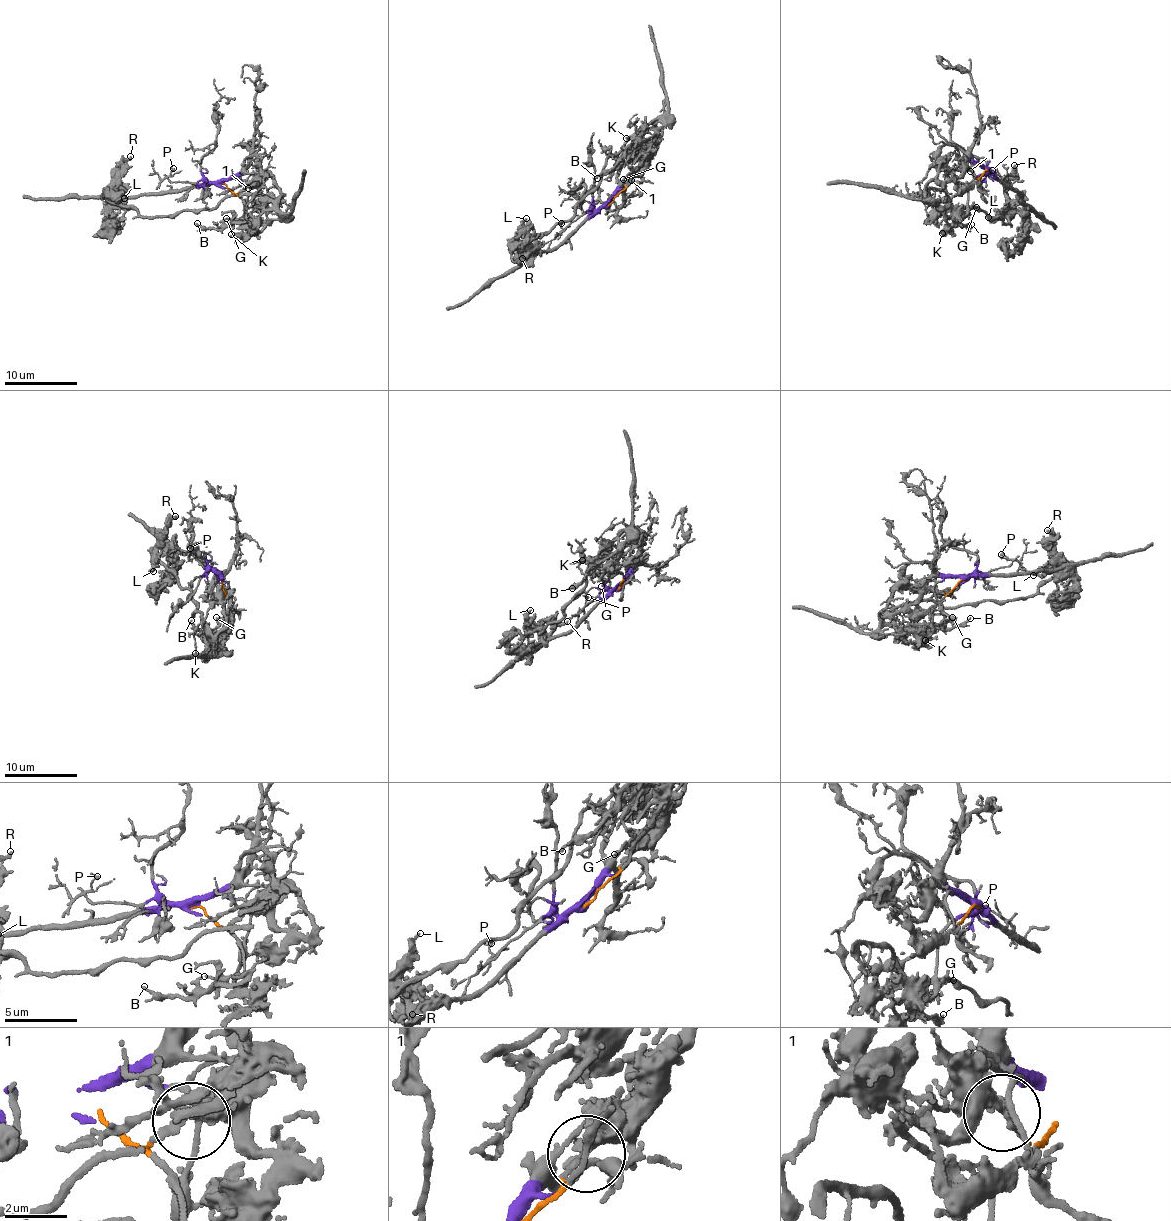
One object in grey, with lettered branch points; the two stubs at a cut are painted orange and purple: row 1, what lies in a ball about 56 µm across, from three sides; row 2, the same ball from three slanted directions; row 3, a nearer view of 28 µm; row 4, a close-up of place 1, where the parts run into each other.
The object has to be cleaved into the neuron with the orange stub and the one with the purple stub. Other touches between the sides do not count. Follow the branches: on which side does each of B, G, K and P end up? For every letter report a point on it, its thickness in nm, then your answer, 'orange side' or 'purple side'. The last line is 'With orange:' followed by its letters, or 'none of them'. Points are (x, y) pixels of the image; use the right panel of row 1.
B: place (971, 224); calibre 170 nm; orange side
G: place (976, 207); calibre 140 nm; orange side
K: place (942, 233); calibre 220 nm; orange side
P: place (992, 170); calibre 150 nm; purple side
With orange: B, G, K

